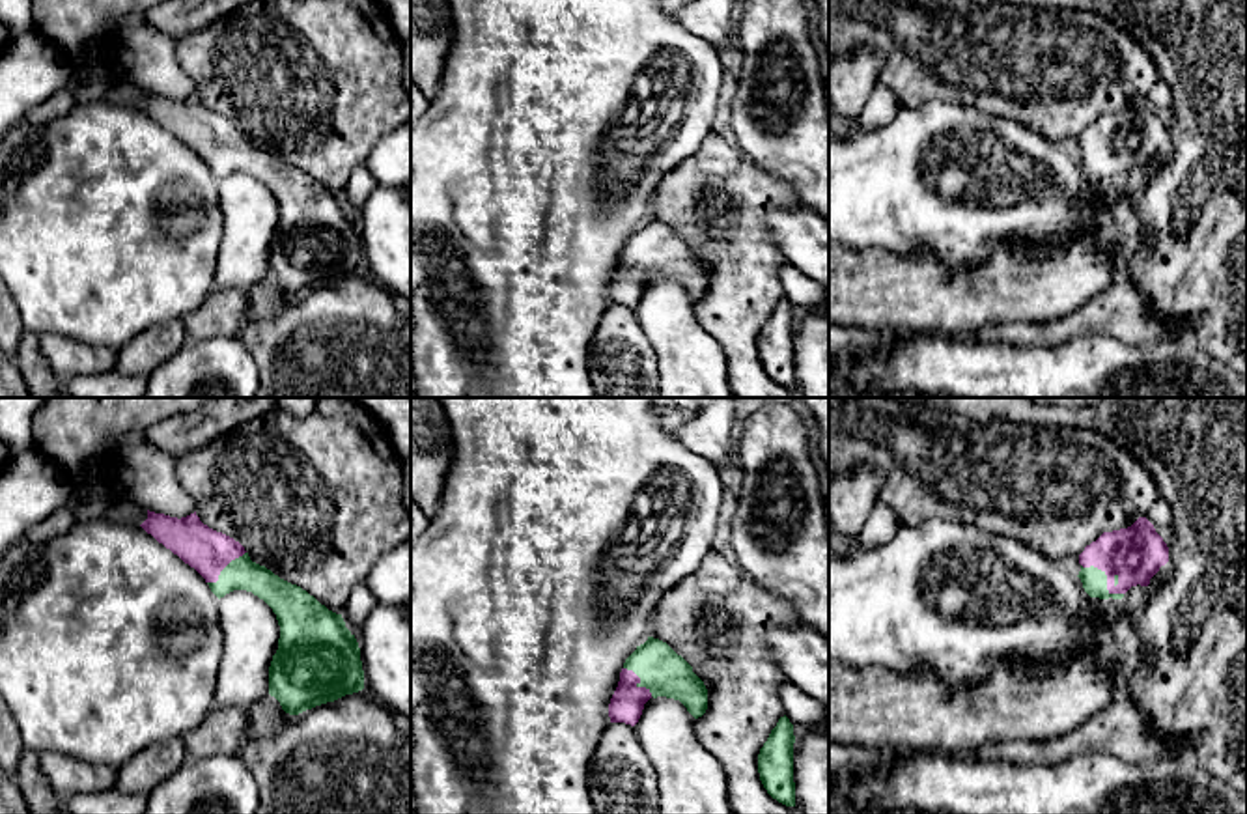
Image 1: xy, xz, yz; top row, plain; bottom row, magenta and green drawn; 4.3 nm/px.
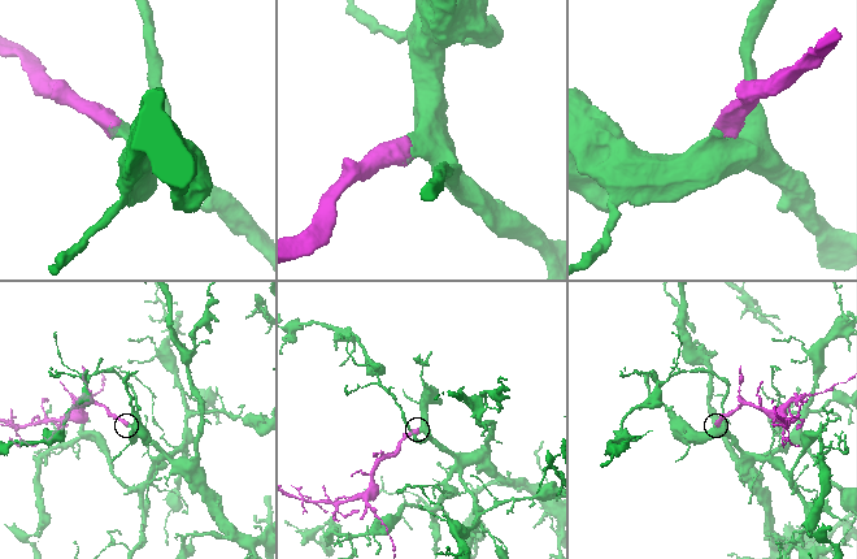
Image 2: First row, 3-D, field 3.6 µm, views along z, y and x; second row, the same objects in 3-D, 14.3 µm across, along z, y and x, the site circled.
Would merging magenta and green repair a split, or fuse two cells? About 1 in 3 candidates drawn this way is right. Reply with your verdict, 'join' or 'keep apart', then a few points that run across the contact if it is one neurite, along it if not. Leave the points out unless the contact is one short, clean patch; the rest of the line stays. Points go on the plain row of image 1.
join | yz (1135, 135), (1107, 159), (1094, 163)

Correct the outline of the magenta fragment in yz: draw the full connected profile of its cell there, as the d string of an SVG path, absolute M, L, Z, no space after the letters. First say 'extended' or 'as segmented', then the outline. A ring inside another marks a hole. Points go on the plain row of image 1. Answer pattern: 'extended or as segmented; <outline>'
extended; M1146 99L1103 114L1079 136L1079 161L1090 179L1122 181L1131 168L1148 168L1169 144L1169 129Z

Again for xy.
extended; M147 91L140 108L194 149L218 181L246 172L273 190L280 220L269 276L286 295L299 297L364 271L360 230L342 196L252 144L239 123L203 106L196 93L177 101Z

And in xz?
extended; M648 218L624 245L609 286L610 304L635 308L652 278L680 282L694 301L708 291L708 271L693 248L666 224Z

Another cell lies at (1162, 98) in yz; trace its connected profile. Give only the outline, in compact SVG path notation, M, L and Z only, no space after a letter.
M1159 80L1146 101L1154 106L1156 114L1163 119L1163 123L1169 127L1172 119L1172 93L1170 88Z

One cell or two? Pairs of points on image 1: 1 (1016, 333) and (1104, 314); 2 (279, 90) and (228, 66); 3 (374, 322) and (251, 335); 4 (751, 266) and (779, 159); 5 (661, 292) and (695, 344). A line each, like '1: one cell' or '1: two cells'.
1: one cell
2: one cell
3: one cell
4: two cells
5: one cell

